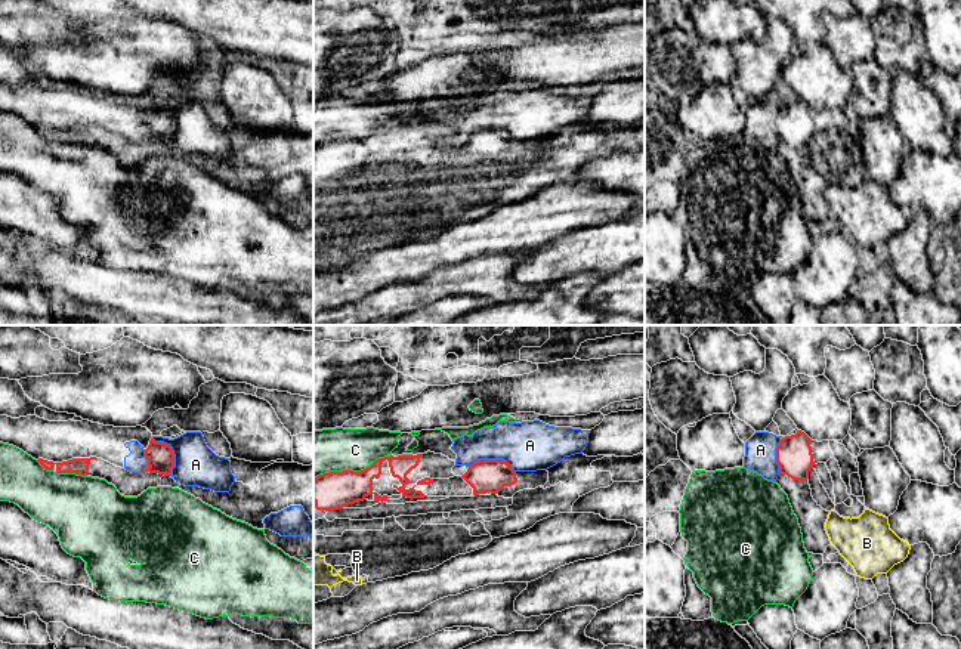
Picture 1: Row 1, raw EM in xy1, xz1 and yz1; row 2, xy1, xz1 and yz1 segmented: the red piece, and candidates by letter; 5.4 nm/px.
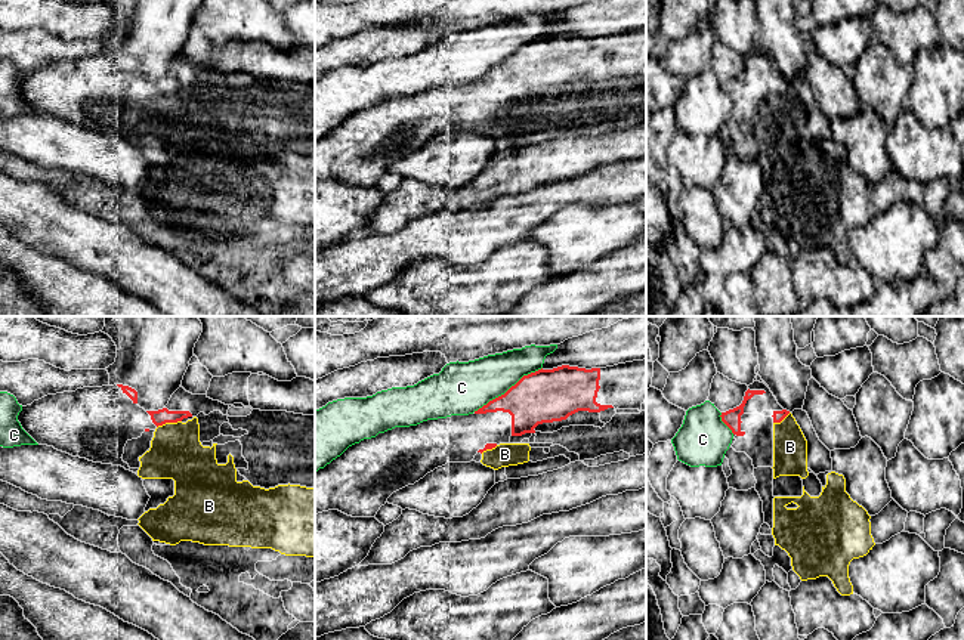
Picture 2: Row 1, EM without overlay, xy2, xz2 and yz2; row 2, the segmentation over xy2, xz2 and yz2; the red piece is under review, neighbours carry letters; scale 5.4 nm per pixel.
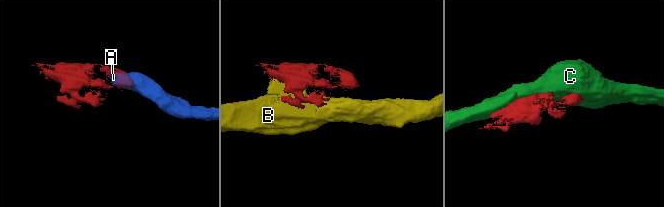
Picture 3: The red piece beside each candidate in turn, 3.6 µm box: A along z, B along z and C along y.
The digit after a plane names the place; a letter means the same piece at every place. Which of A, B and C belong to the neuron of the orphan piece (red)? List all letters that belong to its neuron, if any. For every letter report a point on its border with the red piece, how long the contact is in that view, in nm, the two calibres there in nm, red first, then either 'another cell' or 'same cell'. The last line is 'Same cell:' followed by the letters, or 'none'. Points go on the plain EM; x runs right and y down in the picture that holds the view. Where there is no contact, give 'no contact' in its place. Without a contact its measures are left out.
A: xz1 (493, 129) | 260 nm | 180/280 nm | another cell
B: xy2 (169, 90) | 140 nm | 90/280 nm | another cell
C: xz1 (352, 139) | 440 nm | 200/240 nm | another cell
Same cell: none

